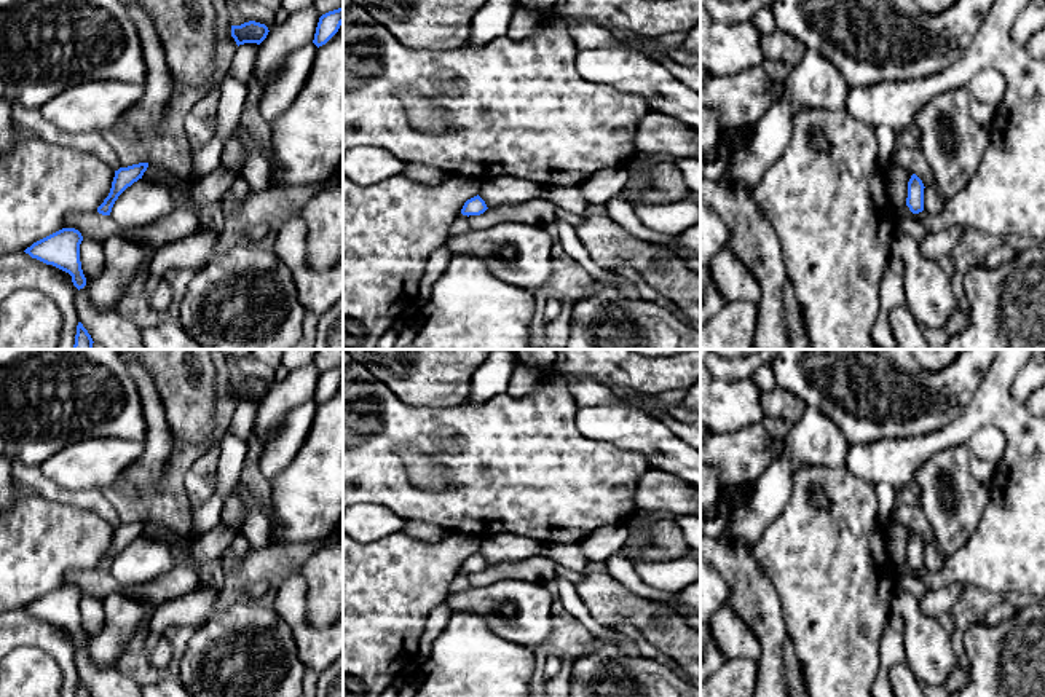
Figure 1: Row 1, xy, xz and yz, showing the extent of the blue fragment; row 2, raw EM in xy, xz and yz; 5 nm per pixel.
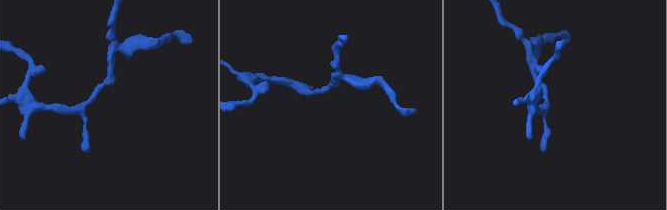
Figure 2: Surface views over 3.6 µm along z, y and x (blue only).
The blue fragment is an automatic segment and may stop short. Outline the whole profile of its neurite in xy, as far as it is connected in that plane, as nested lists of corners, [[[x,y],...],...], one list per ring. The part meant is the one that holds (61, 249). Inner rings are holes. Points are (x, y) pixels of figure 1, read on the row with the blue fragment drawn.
[[[62,228],[27,247],[24,252],[46,265],[53,265],[72,276],[73,285],[80,290],[86,278],[80,262],[80,244],[83,236],[75,228]]]

